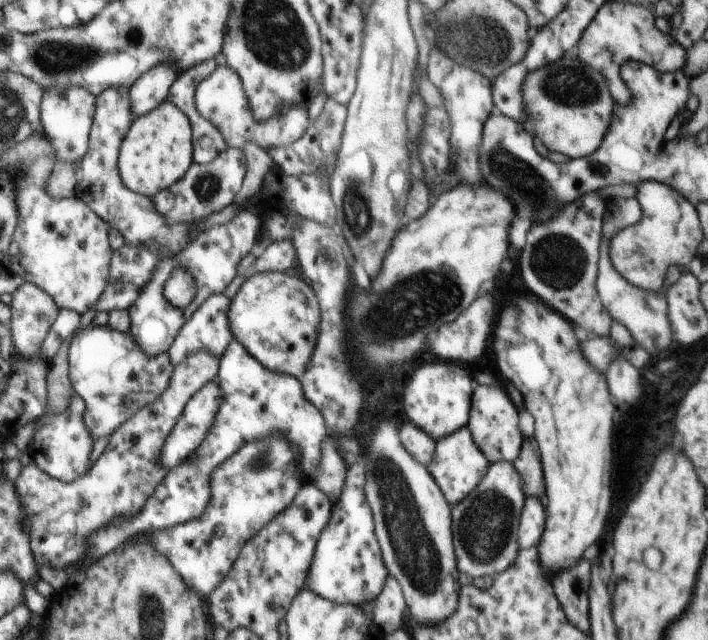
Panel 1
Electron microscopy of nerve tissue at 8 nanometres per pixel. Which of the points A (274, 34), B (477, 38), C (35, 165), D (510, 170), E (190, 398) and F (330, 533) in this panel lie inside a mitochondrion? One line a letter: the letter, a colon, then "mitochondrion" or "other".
A: mitochondrion
B: mitochondrion
C: other
D: mitochondrion
E: other
F: other

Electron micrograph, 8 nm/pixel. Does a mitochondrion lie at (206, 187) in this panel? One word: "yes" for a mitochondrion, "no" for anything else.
yes

